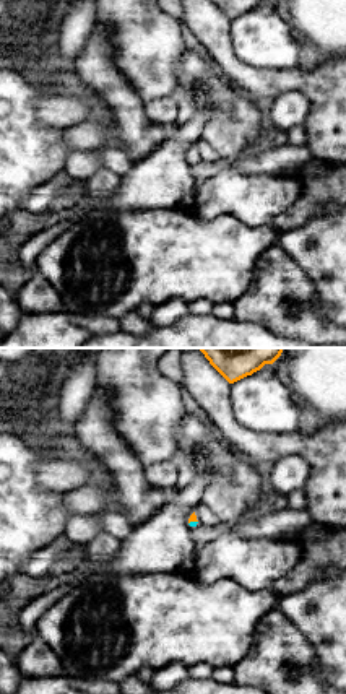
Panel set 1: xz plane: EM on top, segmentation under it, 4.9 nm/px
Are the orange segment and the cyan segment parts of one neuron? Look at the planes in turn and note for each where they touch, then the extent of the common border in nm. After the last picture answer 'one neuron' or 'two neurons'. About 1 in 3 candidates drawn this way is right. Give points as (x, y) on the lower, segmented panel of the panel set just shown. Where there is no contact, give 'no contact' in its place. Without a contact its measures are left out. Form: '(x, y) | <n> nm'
(192, 520) | 50 nm

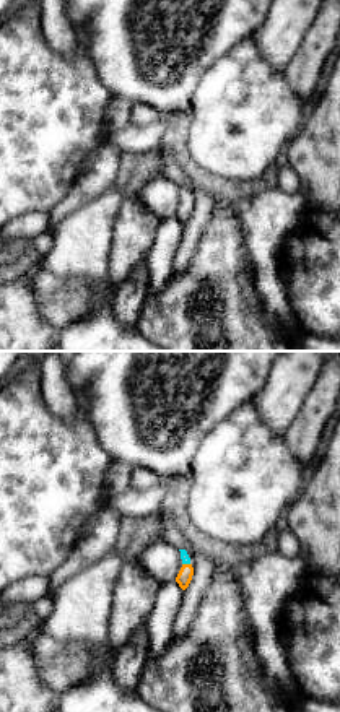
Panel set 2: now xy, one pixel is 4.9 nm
(186, 564) | 40 nm

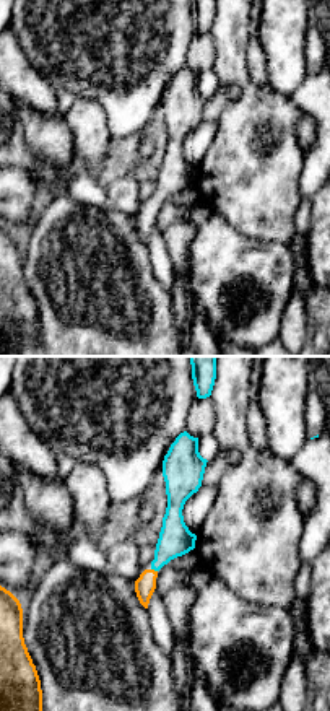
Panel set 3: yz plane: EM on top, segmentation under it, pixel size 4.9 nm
(153, 570) | 40 nm

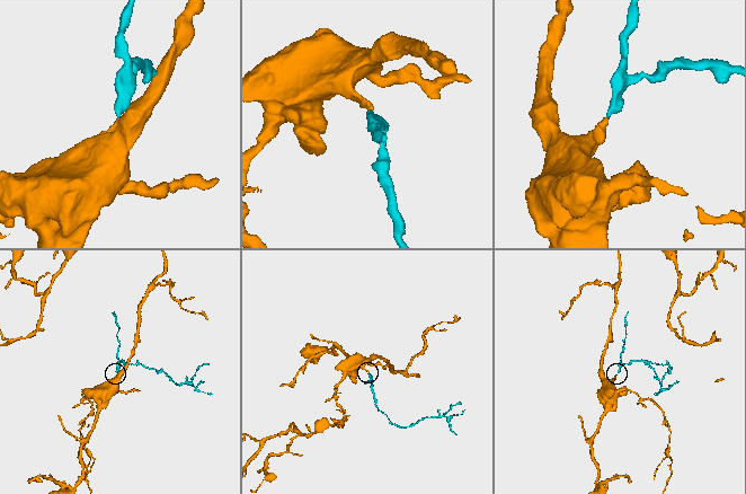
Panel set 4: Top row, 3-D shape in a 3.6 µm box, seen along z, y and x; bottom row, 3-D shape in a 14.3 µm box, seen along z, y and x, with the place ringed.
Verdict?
one neuron

